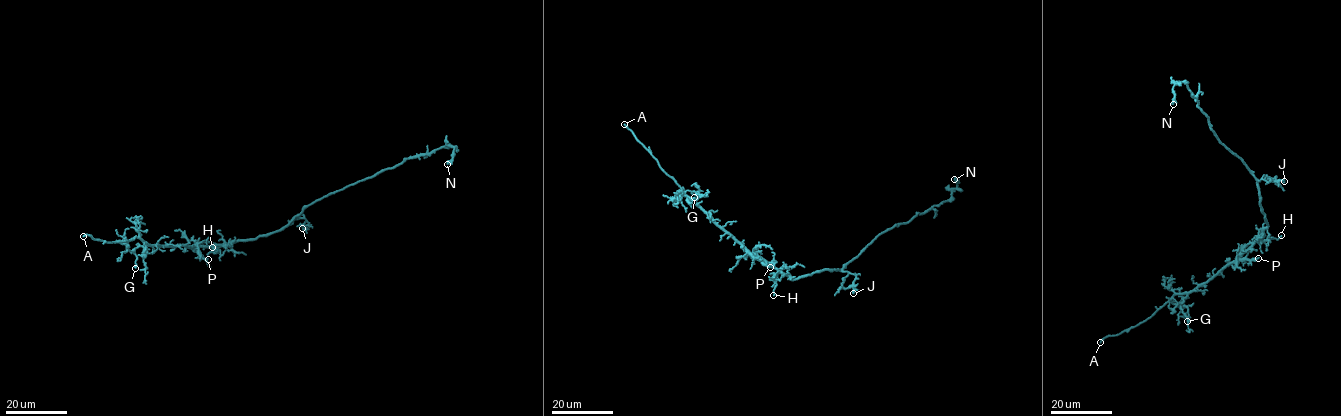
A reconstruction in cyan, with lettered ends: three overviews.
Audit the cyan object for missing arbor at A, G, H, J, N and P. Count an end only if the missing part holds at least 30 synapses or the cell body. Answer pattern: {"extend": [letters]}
{"extend": ["A", "P"]}

